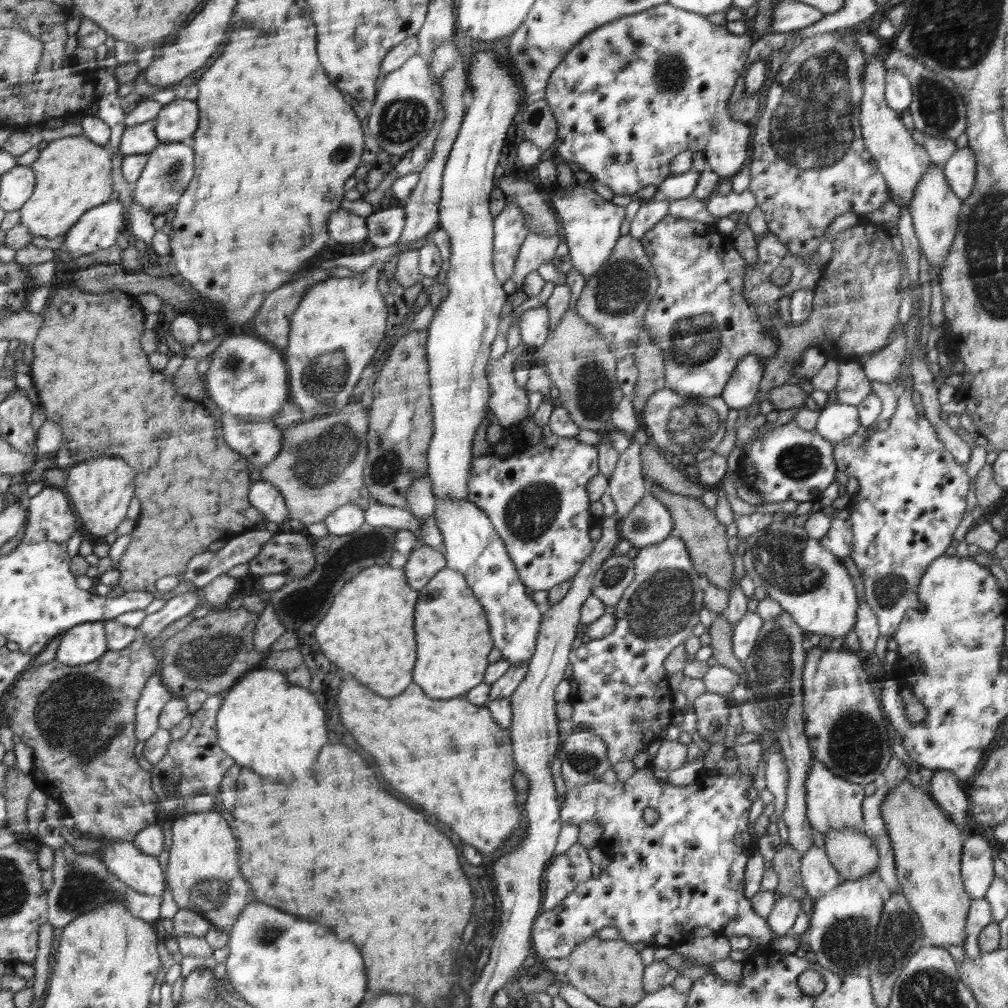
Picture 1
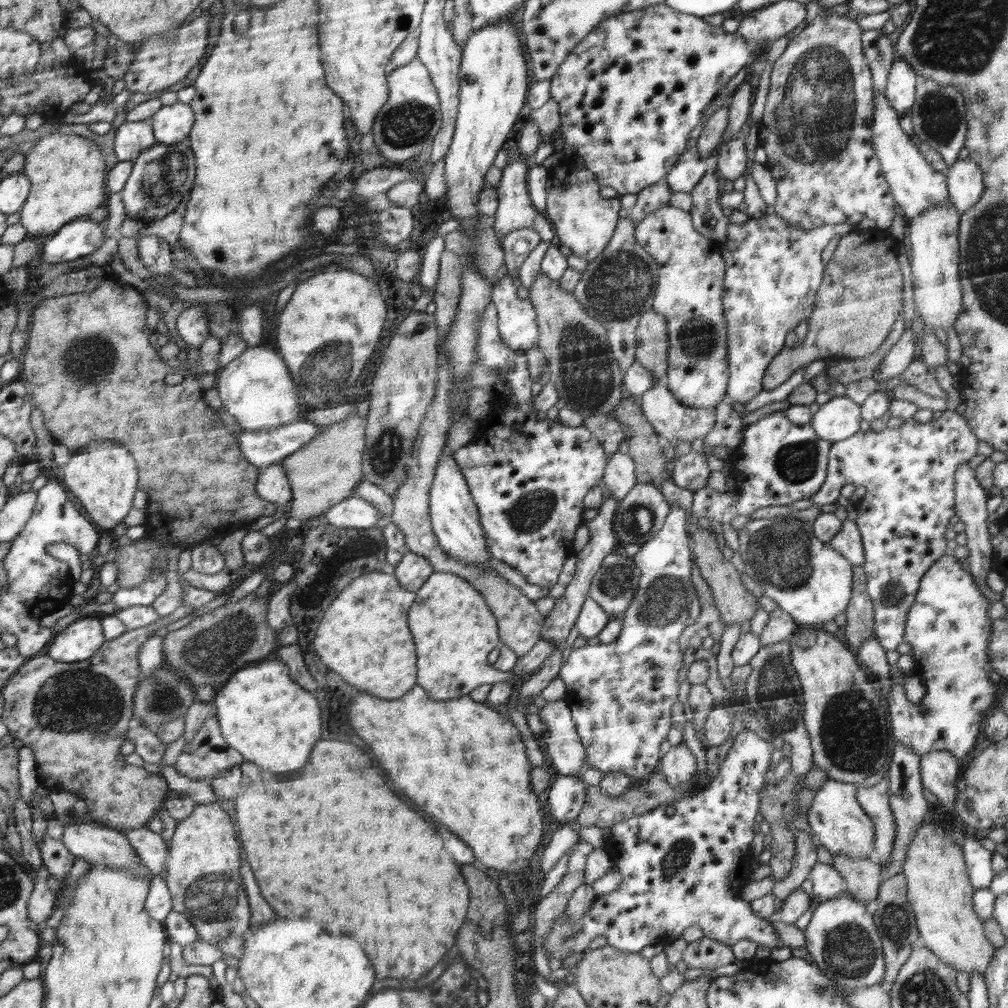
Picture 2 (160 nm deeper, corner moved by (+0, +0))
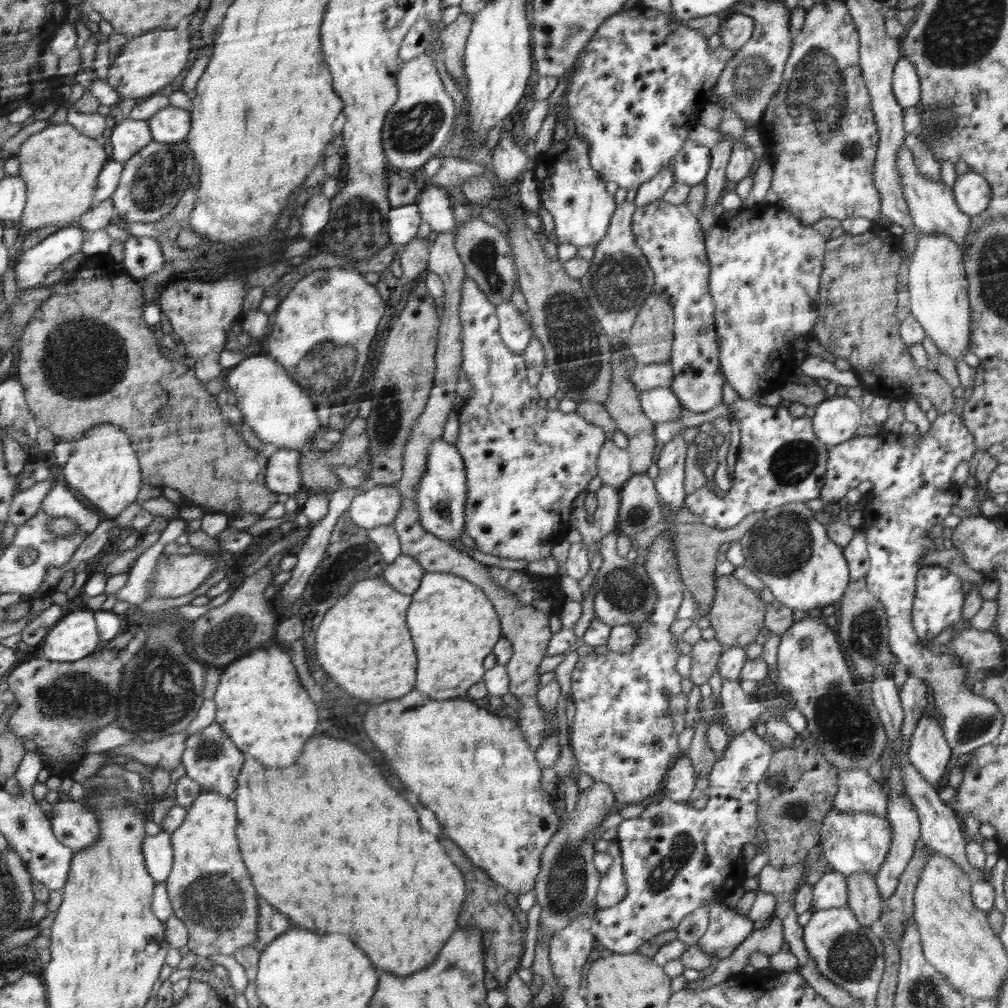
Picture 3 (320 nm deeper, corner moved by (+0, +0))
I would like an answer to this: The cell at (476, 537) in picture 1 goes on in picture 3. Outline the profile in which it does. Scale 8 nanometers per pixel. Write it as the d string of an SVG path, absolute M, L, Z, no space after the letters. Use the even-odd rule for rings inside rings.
M442 438L433 442L429 448L428 464L420 487L417 488L417 493L417 511L420 512L422 528L425 528L426 532L434 533L443 541L450 542L452 538L460 539L460 534L465 532L465 504L466 496L469 493L468 473L465 471L465 459L461 456L456 444L450 444Z

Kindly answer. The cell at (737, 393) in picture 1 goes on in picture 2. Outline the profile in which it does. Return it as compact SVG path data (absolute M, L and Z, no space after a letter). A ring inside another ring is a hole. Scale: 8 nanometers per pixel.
M772 212L761 218L750 217L745 224L728 224L728 238L720 255L726 265L722 284L730 363L726 395L732 402L745 405L761 394L765 371L784 348L786 334L795 330L801 320L813 316L816 290L824 276L824 246L836 238L836 234L844 237L855 229L854 224L844 222L800 230Z

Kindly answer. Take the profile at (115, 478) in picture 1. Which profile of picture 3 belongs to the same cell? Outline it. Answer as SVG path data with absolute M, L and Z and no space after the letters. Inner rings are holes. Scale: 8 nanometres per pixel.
M98 424L98 428L90 428L82 440L74 441L62 474L74 490L78 490L109 519L116 518L128 504L132 504L142 488L136 452L132 450L128 436L114 424Z

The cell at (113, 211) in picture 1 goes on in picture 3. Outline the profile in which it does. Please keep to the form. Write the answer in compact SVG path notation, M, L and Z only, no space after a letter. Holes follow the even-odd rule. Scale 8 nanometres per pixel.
M74 224L54 232L54 235L32 250L21 251L13 263L18 276L19 291L41 287L48 274L54 272L62 260L81 252L87 234L88 232Z

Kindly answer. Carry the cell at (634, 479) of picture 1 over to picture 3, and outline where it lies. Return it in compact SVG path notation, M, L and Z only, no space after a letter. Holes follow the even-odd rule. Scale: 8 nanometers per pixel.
M608 438L601 448L597 469L598 478L602 479L603 484L619 489L634 475L629 452L627 449L616 446L611 438Z

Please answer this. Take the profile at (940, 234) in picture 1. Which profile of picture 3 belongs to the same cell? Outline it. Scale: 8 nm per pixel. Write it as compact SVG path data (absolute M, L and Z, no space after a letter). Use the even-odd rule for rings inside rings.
M917 231L916 249L908 265L910 310L928 338L950 359L964 359L970 342L970 305L963 250L946 235L924 235Z

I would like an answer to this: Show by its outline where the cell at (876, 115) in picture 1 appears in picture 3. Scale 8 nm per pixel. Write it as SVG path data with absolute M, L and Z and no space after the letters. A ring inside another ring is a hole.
M903 145L897 154L897 167L899 168L899 179L903 188L904 198L908 203L910 218L916 231L924 235L946 235L954 240L966 251L964 240L970 232L970 216L962 212L955 200L953 189L941 180L934 182L925 178L917 171L917 165L913 161L913 152Z

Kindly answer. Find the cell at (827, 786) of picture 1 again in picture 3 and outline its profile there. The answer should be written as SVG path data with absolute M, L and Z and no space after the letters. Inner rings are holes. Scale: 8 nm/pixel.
M831 808L821 827L821 843L823 855L832 870L849 877L855 872L867 872L876 876L881 870L890 844L893 843L893 832L888 816L876 817L870 813L839 812Z

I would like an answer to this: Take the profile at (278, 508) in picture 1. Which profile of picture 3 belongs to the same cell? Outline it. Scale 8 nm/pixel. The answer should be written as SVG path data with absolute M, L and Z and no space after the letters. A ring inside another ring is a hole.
M279 449L268 458L268 471L265 483L276 494L295 496L302 490L301 470L299 467L301 453L295 450Z

